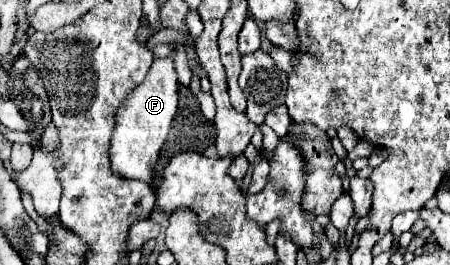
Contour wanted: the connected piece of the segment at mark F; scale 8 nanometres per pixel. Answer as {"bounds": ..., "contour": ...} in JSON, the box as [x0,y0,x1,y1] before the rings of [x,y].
{"bounds":[111,57,177,185],"contour":[[[169,57],[155,59],[145,81],[127,97],[117,113],[117,125],[111,141],[111,169],[125,179],[139,179],[153,185],[153,173],[159,151],[171,131],[177,113],[177,73]]]}

